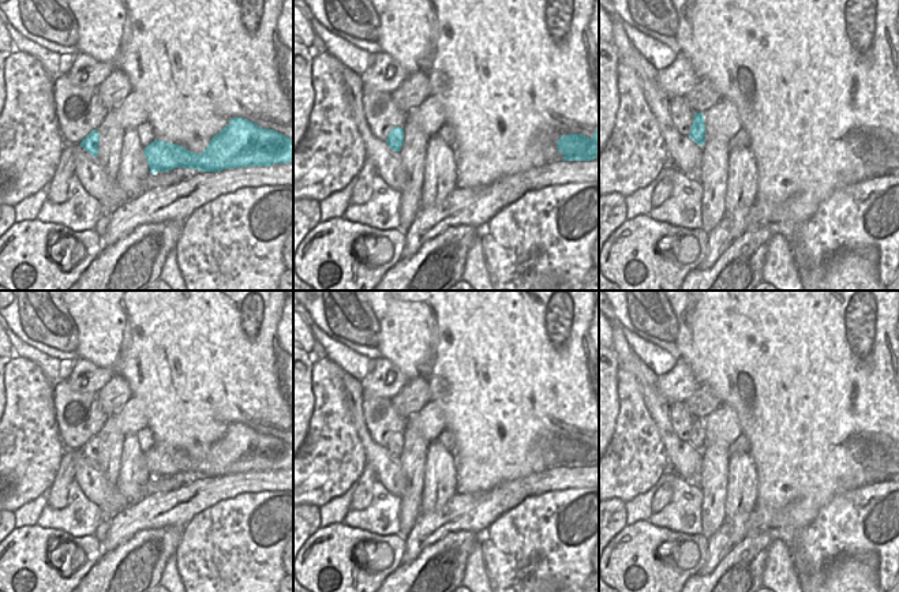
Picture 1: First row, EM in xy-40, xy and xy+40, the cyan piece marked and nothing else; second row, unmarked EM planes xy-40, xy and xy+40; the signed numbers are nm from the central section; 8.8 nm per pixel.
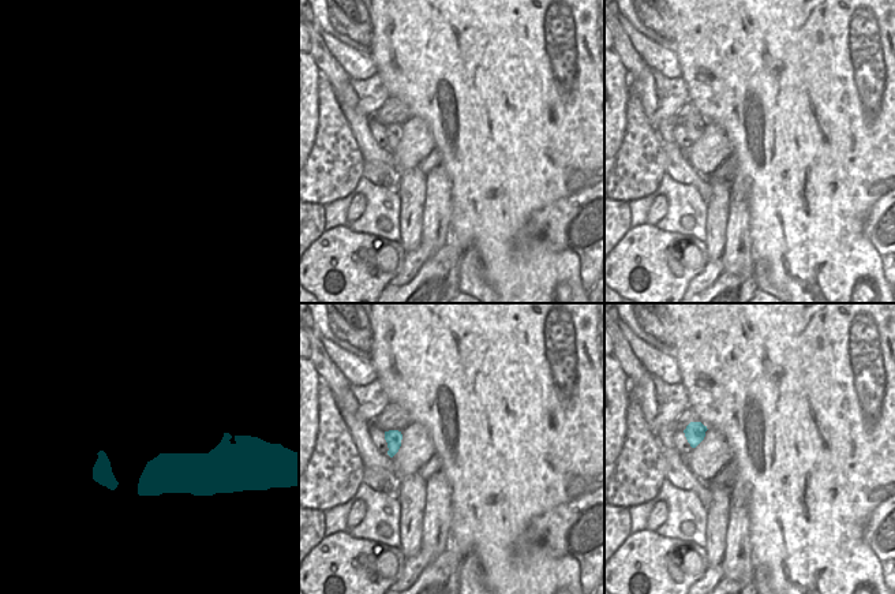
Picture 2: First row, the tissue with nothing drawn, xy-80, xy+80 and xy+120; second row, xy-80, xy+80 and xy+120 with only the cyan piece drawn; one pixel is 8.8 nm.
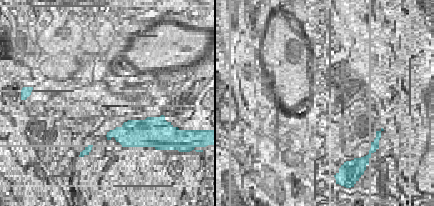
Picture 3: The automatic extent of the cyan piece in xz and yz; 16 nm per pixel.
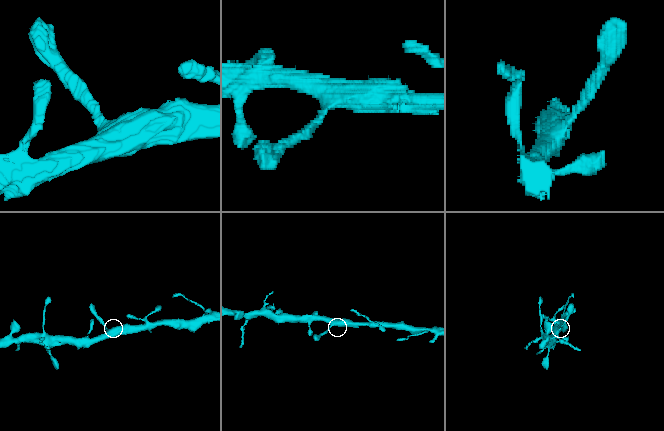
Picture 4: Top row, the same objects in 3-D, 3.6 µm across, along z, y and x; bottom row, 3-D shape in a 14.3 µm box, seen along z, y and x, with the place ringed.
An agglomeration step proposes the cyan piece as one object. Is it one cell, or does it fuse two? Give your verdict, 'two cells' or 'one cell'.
one cell

